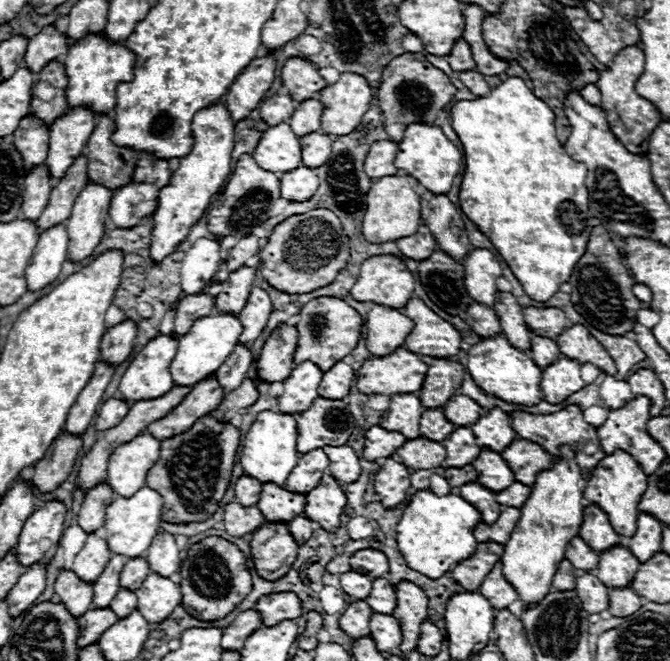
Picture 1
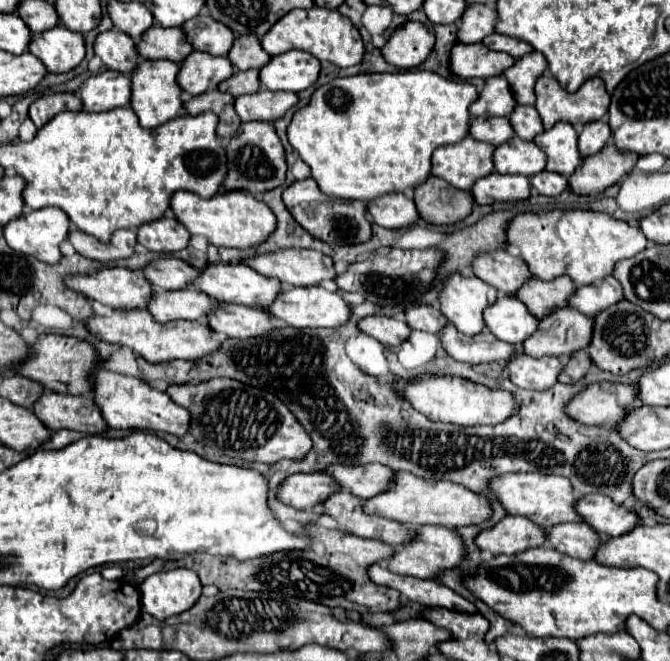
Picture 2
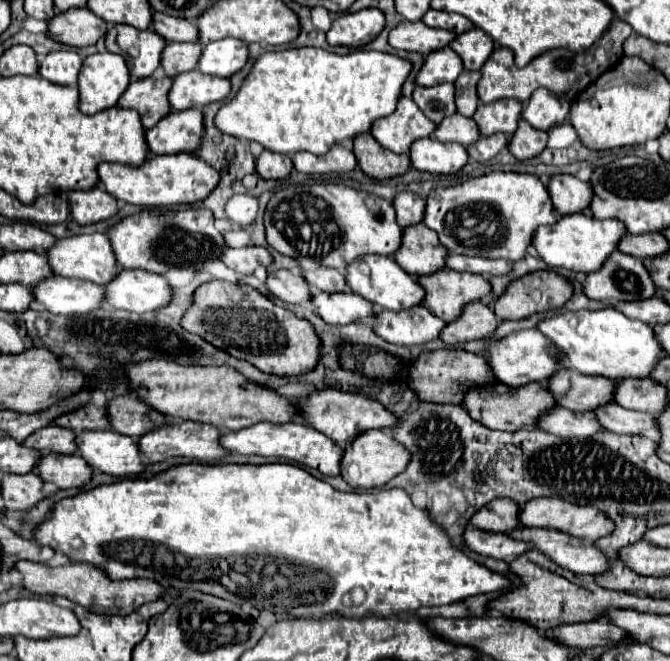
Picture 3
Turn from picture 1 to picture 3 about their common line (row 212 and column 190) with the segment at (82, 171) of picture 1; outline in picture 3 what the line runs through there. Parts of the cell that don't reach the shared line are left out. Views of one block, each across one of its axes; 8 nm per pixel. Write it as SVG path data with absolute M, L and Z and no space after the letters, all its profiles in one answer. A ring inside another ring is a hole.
M168 42L166 50L162 52L162 68L166 76L174 78L180 72L188 72L190 68L196 68L198 58L202 52L200 42Z

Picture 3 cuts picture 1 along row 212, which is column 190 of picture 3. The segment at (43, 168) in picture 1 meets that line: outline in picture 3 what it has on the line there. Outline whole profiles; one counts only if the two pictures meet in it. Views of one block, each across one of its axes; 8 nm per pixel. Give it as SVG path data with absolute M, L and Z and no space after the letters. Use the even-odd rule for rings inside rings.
M156 10L152 12L152 28L166 42L194 42L198 38L196 24L184 18L174 18L174 16L156 12Z

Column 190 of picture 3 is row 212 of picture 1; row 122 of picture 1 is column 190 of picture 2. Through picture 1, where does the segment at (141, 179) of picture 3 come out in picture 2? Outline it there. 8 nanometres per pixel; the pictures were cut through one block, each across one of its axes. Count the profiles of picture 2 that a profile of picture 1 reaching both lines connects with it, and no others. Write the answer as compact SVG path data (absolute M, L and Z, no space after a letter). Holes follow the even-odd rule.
M184 190L174 192L170 198L170 208L176 214L176 220L190 232L204 236L214 246L226 246L226 248L252 248L264 242L274 226L276 216L272 210L254 196L234 190L234 192L220 192L214 198L198 198L198 194L190 194Z

